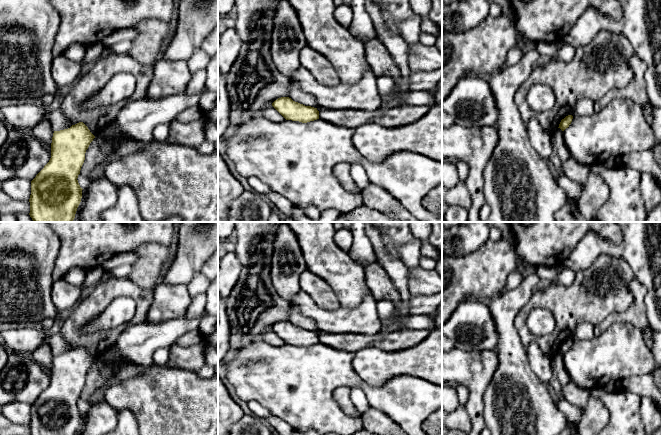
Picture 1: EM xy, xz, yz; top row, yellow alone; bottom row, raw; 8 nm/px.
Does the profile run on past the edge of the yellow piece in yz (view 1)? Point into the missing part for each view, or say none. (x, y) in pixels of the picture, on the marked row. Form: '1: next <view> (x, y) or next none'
1: next none

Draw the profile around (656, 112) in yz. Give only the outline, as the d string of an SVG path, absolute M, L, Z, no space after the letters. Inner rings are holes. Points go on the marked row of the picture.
M652 105L650 107L653 117L651 127L655 138L652 150L657 163L661 166L661 108L656 108Z

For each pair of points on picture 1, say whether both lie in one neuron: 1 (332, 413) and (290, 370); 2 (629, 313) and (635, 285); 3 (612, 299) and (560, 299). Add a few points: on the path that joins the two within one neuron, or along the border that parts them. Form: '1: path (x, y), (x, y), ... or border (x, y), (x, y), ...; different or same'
1: path (321, 402), (300, 381); same
2: path (636, 306), (637, 292); same
3: path (599, 301), (573, 301); same

